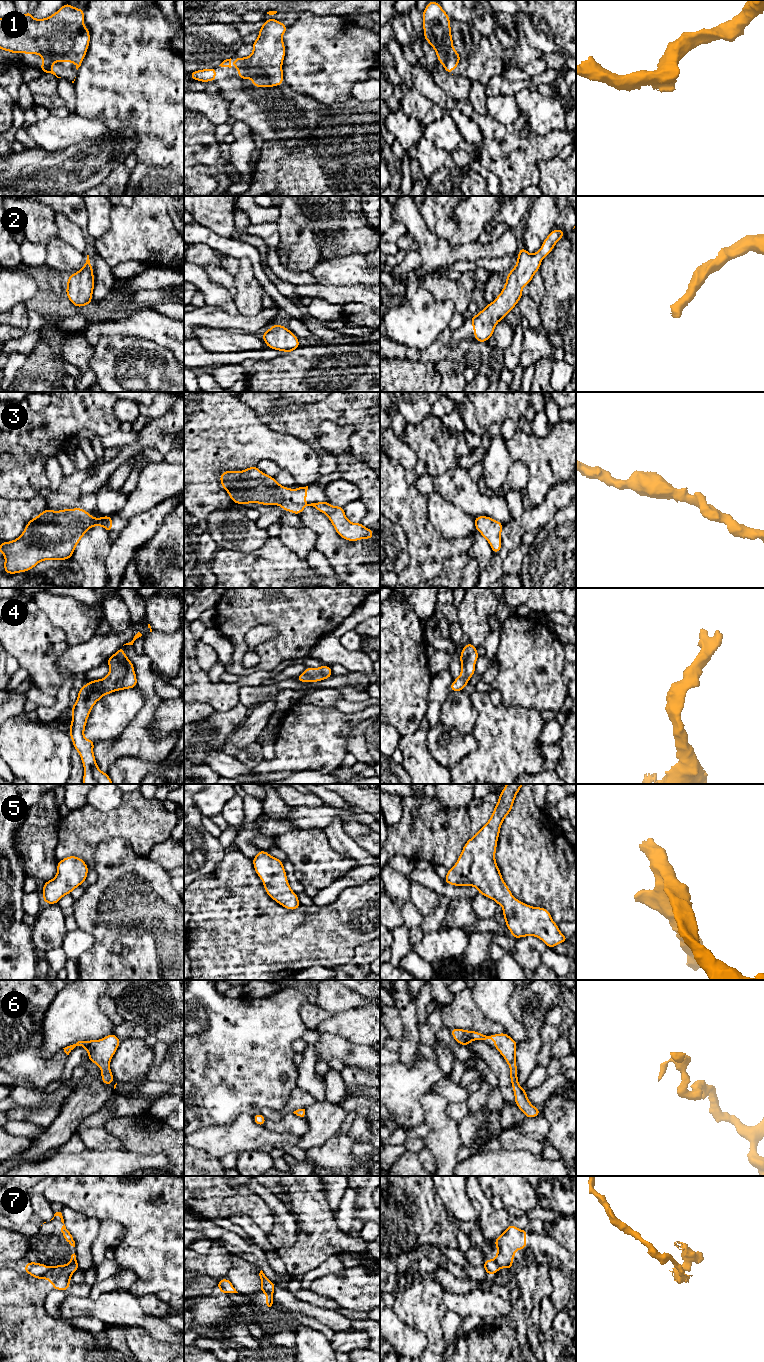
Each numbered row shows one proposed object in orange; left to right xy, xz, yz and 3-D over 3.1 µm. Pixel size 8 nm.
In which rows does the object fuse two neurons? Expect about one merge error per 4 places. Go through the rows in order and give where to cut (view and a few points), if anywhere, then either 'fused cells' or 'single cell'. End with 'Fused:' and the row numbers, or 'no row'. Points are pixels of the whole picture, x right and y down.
1: no cut | single cell
2: no cut | single cell
3: no cut | single cell
4: no cut | single cell
5: no cut | single cell
6: no cut | single cell
7: yz (494, 1259), (500, 1267) | fused cells
Fused: 7

